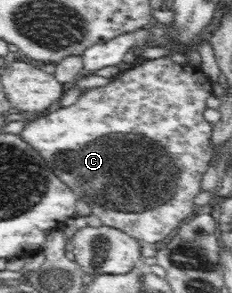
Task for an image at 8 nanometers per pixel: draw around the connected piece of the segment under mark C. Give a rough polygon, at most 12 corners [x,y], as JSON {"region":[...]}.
{"region":[[145,59],[26,122],[103,225],[158,246],[212,156],[200,65]]}

